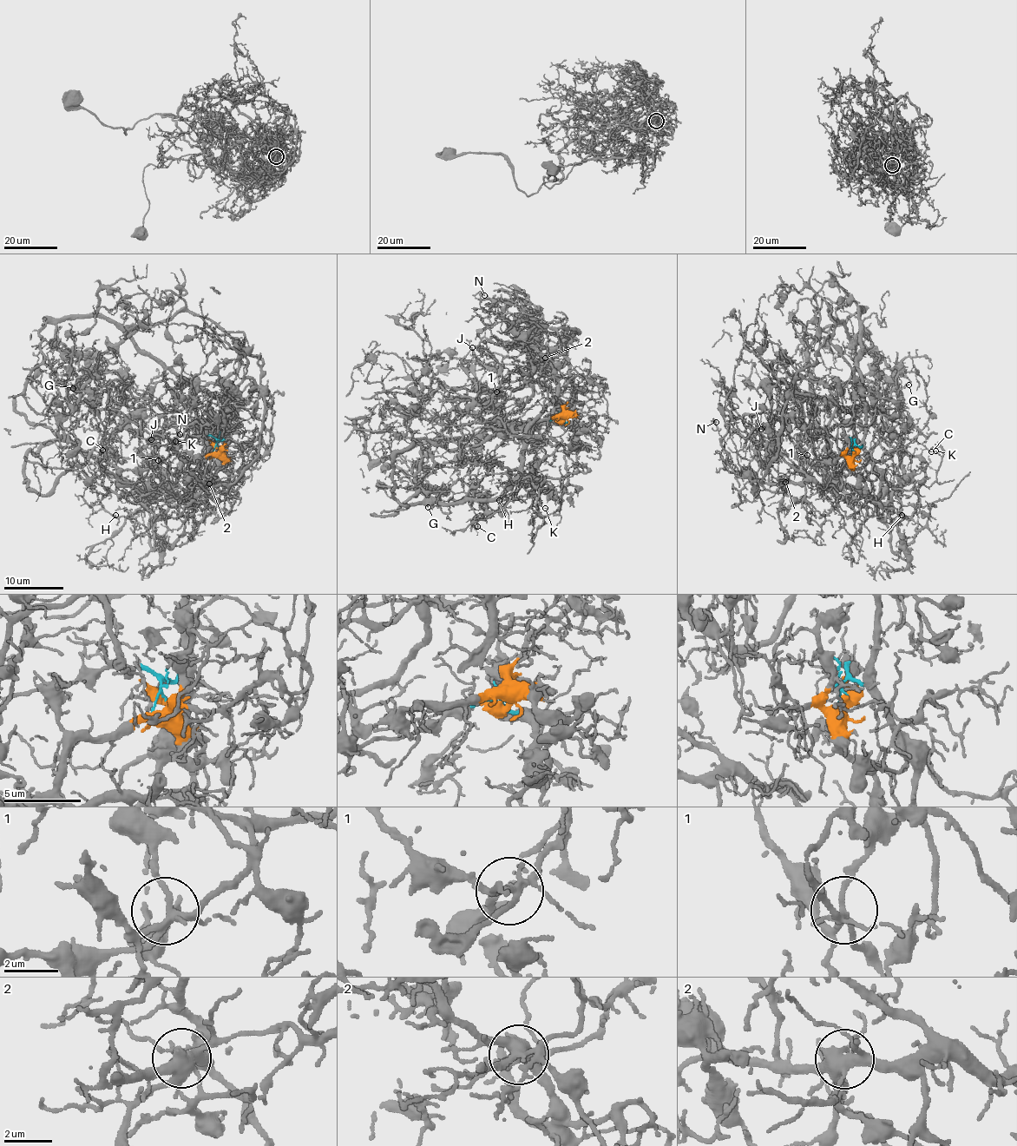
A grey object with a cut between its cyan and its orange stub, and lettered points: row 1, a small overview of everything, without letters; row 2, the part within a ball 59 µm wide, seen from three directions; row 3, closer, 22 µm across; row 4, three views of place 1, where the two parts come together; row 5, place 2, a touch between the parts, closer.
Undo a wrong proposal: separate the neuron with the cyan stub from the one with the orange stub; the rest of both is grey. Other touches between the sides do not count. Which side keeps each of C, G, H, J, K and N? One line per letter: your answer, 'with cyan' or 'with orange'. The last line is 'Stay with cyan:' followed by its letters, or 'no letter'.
C: with orange
G: with orange
H: with orange
J: with cyan
K: with cyan
N: with orange
Stay with cyan: J, K

